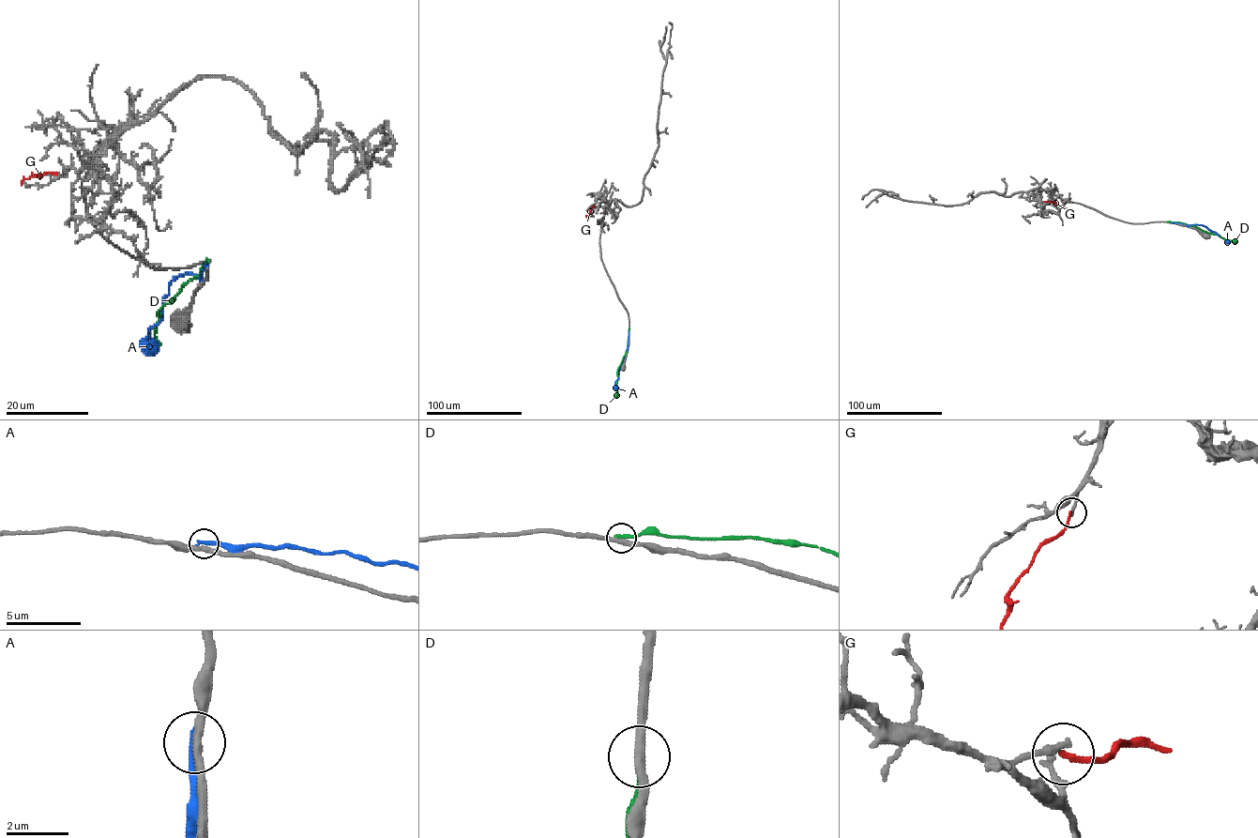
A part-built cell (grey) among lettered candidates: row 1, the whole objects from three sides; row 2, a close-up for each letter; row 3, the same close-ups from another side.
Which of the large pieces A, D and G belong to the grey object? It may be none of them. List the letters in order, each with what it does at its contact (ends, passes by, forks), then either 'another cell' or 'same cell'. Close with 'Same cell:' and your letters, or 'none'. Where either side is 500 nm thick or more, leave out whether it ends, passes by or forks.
A: it ends there; another cell
D: it ends there; another cell
G: it ends there; another cell
Same cell: none

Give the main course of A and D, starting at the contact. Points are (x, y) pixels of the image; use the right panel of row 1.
A: (1171, 222), (1202, 224), (1230, 241)
D: (1167, 221), (1194, 225), (1236, 241)

